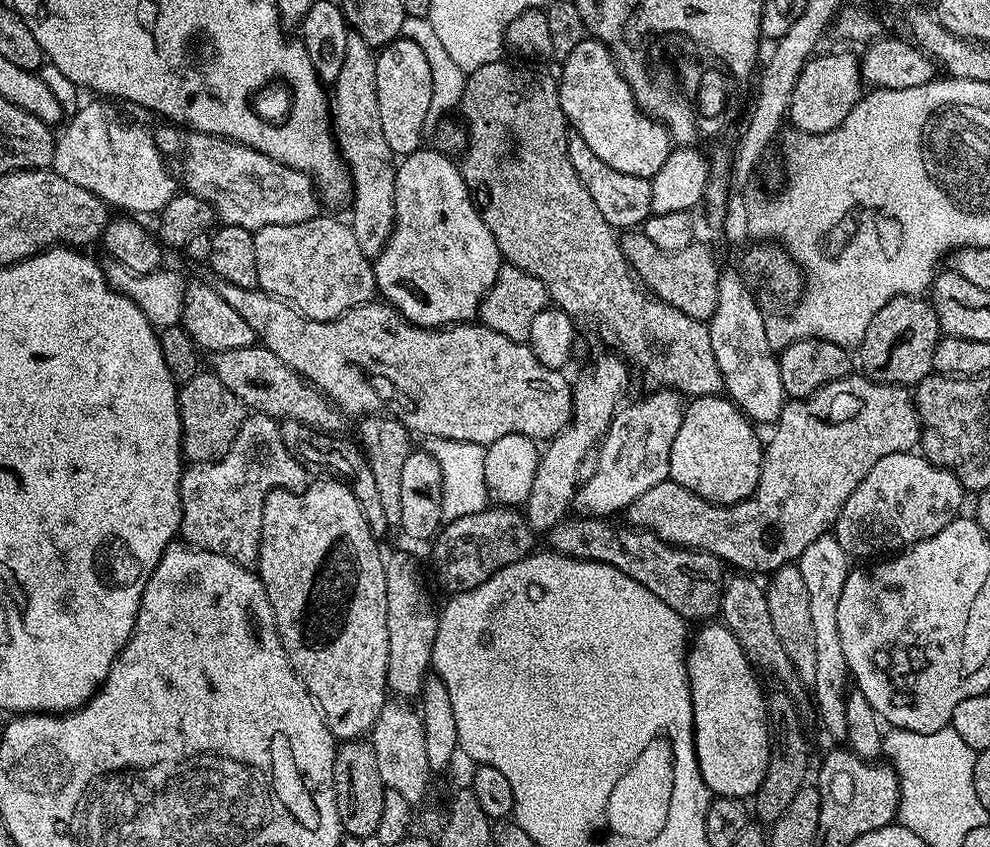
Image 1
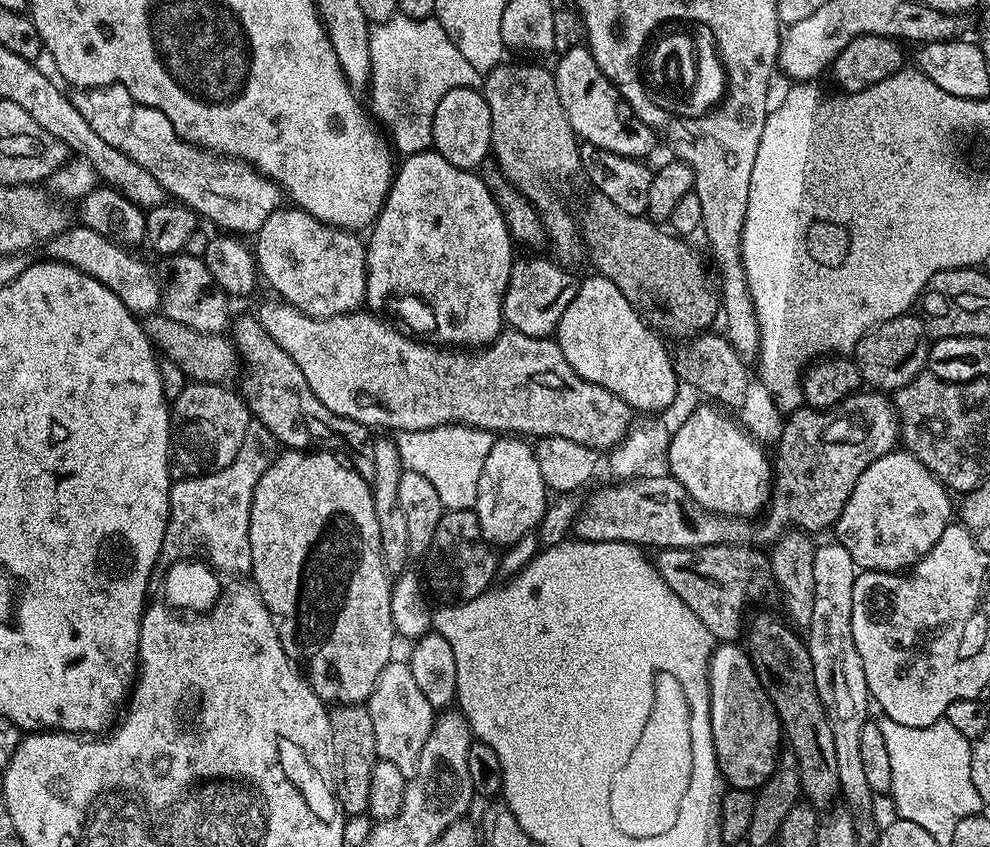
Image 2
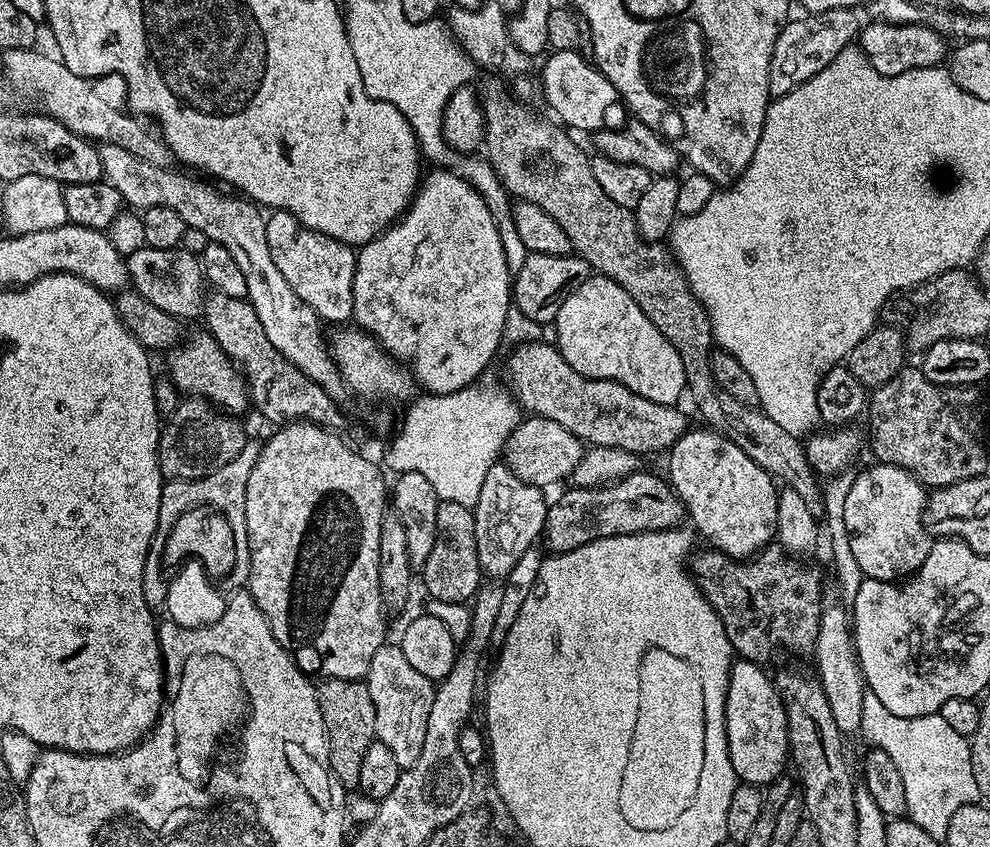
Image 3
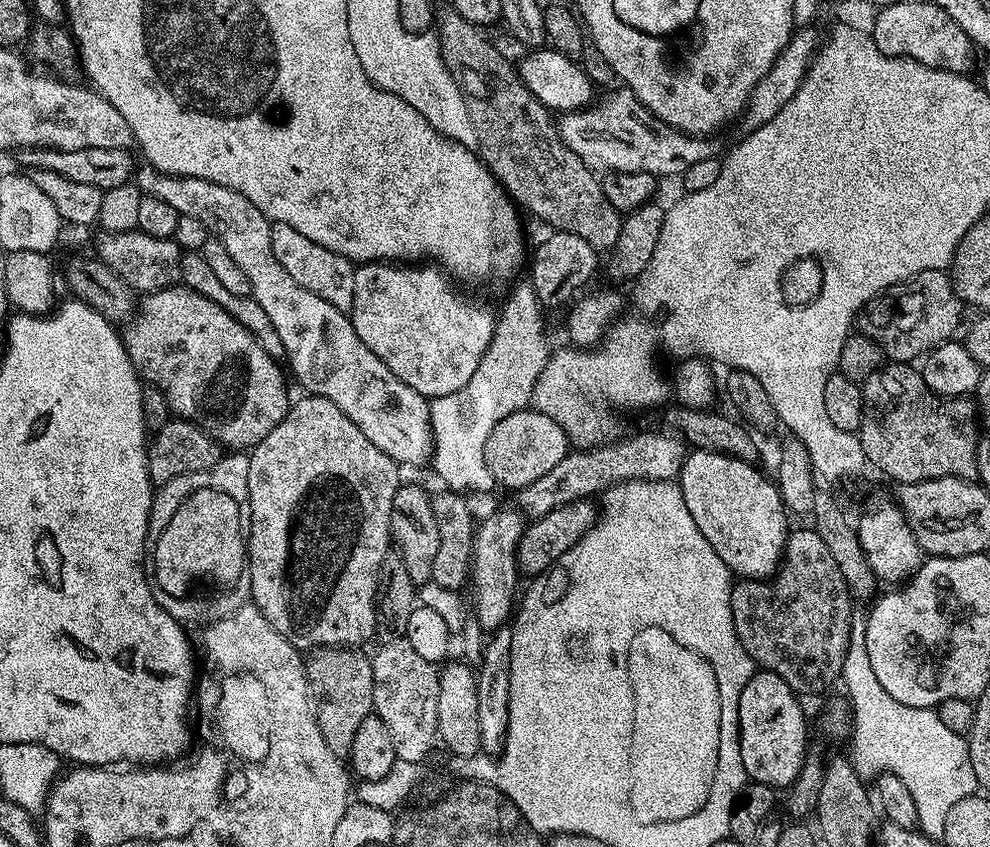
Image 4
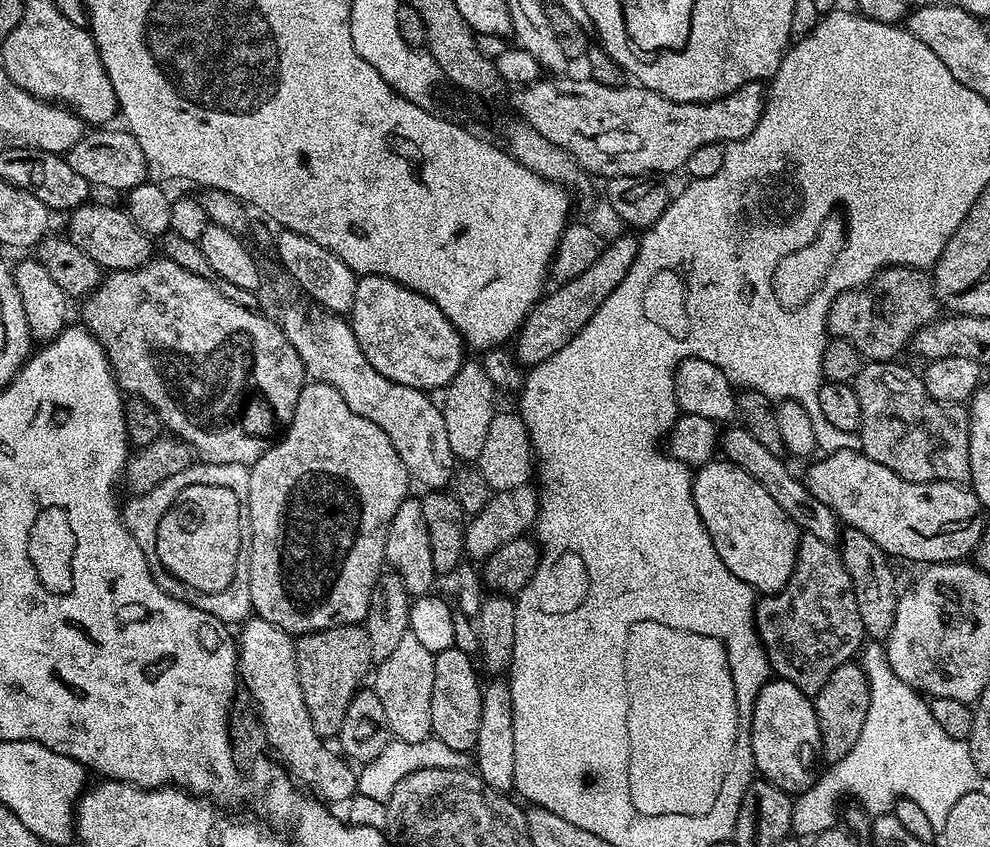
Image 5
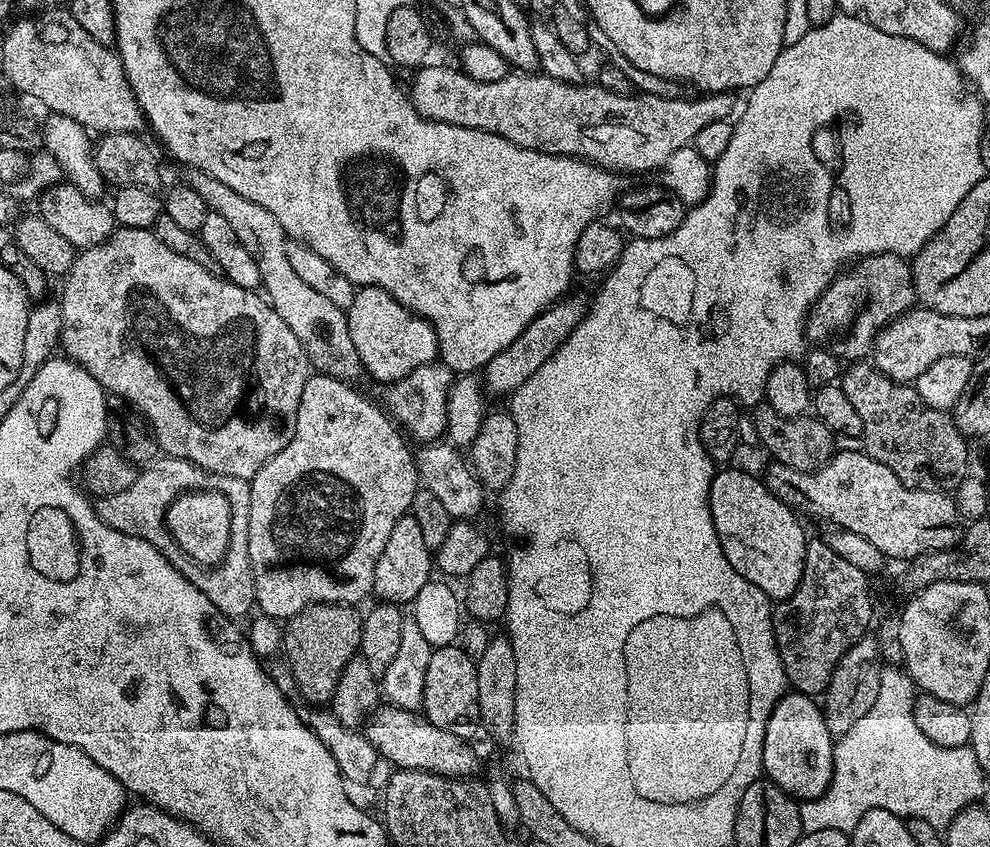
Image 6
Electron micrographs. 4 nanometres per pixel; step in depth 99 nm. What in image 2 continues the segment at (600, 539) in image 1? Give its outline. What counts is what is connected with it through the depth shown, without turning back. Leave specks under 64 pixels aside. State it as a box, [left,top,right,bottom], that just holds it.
[655,544,773,642]

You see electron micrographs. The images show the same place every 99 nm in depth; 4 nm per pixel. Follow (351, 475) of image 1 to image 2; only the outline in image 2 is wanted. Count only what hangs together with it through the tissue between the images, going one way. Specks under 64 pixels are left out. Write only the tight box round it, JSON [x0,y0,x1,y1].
[230,315,374,480]

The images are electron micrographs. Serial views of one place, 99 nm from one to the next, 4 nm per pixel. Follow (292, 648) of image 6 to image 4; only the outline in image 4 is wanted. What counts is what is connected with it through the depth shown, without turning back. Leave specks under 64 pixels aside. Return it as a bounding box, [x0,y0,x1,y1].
[306,646,373,757]

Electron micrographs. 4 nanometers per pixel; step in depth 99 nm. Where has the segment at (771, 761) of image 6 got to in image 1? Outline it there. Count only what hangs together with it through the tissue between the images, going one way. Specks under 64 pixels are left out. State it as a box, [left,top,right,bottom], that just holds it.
[686,622,770,798]

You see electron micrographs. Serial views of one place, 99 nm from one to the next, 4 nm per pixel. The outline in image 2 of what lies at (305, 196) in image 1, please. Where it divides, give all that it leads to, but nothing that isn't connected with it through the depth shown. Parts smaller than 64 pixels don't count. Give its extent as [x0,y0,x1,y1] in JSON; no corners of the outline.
[71,84,282,234]

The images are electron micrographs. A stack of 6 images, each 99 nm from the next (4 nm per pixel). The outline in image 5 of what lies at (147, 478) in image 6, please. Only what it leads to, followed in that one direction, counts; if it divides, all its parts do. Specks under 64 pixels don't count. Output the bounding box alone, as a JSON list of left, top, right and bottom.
[122,462,250,554]

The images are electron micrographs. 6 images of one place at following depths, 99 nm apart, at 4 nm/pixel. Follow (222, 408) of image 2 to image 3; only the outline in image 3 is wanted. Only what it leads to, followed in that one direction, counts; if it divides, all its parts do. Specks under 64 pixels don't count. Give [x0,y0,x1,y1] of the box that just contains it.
[156,399,250,481]

